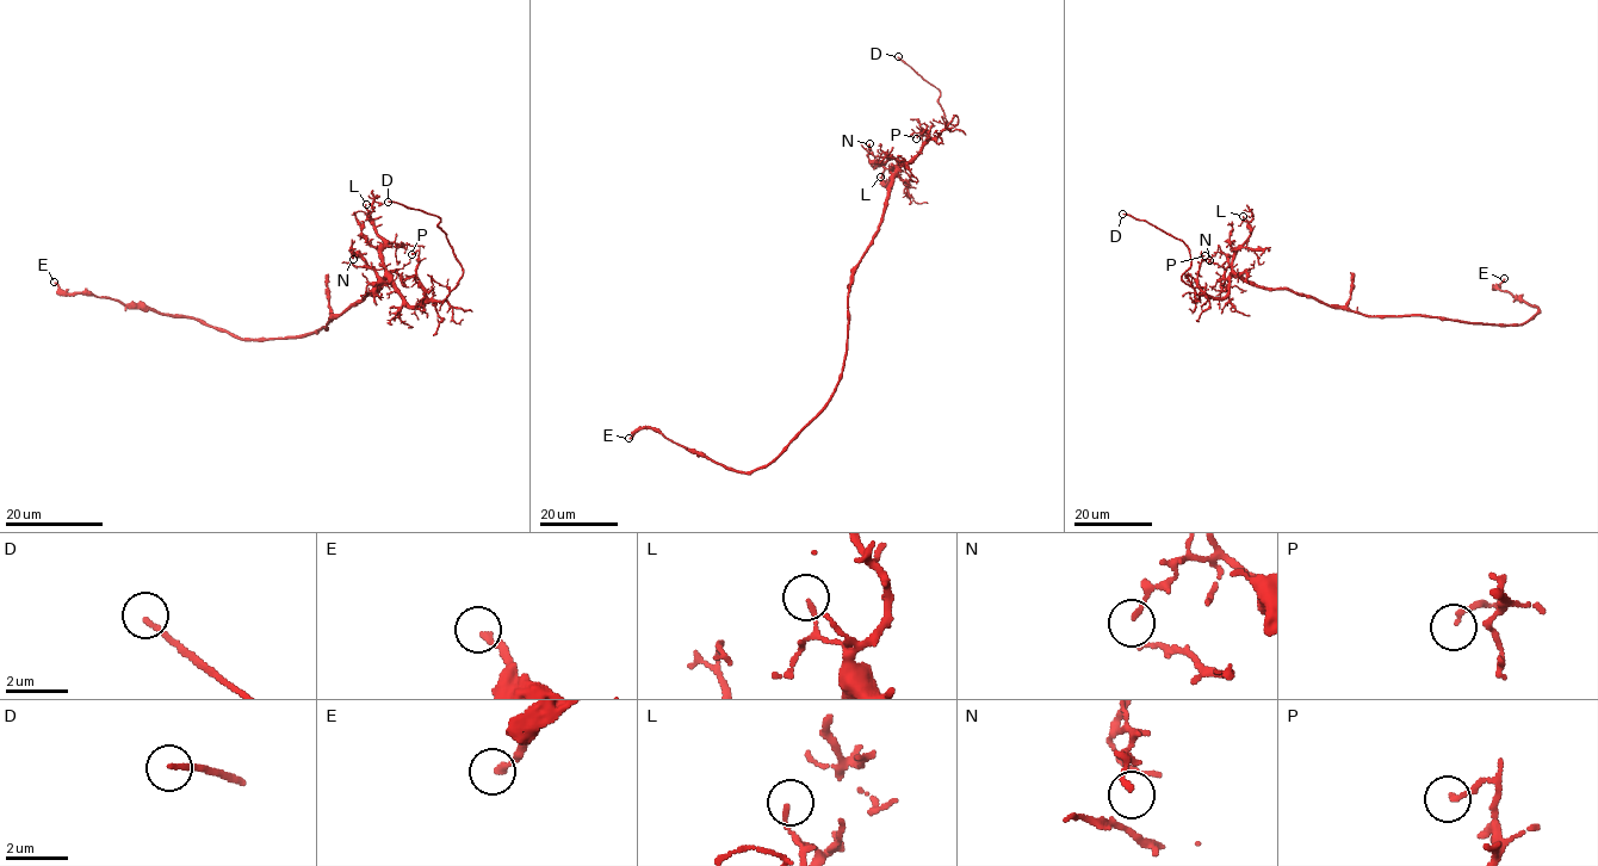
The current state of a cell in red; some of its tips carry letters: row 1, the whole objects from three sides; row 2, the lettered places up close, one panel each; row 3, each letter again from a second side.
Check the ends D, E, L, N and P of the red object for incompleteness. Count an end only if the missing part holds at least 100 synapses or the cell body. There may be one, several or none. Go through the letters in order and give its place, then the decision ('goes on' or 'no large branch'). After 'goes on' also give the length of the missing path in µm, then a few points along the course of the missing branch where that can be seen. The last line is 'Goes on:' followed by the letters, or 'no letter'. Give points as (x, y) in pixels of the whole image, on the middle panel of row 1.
D: (898, 56) | goes on | 30 µm | (898, 56), (865, 39), (850, 23), (816, 10)
E: (629, 438) | no large branch
L: (880, 177) | no large branch
N: (869, 143) | no large branch
P: (916, 138) | no large branch
Goes on: D

